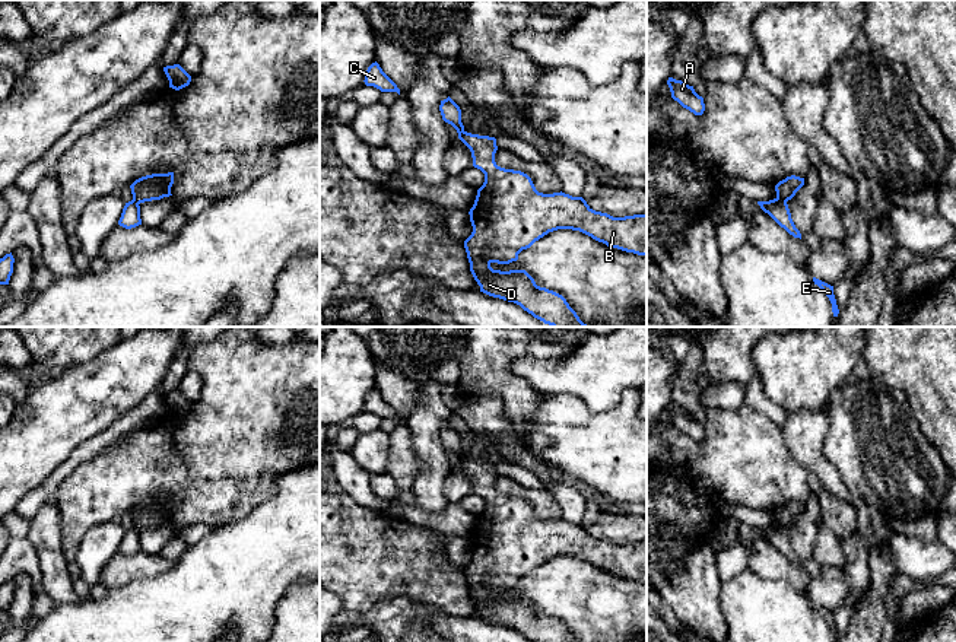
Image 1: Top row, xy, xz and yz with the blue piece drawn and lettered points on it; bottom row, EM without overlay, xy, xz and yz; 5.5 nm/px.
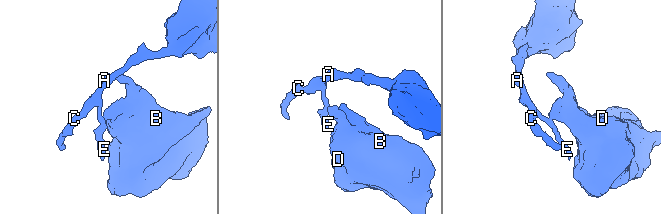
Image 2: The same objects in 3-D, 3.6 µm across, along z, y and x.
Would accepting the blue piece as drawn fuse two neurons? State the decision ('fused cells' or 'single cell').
fused cells

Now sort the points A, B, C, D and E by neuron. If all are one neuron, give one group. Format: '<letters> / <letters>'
A C E / B D

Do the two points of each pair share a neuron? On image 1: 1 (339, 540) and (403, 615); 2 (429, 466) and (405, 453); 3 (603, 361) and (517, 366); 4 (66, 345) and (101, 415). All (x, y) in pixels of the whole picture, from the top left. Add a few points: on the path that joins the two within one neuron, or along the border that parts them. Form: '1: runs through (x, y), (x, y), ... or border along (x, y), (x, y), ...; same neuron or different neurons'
1: border along (423, 603), (390, 597), (358, 612); different neurons
2: border along (407, 428), (418, 461), (418, 477), (412, 489); different neurons
3: runs through (581, 369), (539, 369); same neuron
4: border along (107, 350), (70, 364), (62, 371); different neurons

